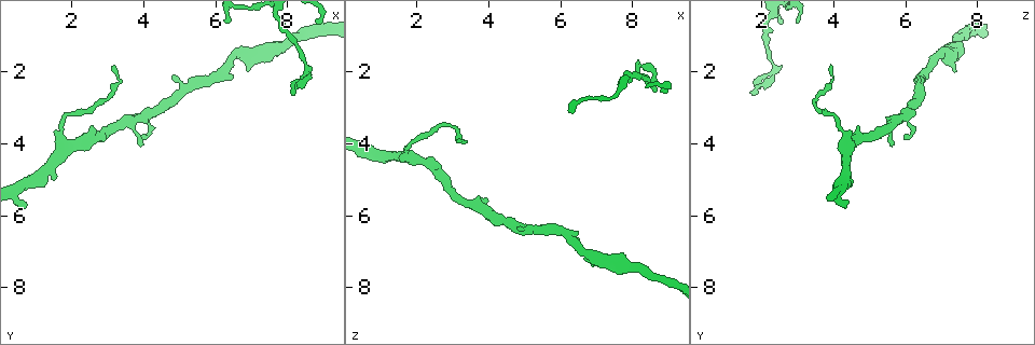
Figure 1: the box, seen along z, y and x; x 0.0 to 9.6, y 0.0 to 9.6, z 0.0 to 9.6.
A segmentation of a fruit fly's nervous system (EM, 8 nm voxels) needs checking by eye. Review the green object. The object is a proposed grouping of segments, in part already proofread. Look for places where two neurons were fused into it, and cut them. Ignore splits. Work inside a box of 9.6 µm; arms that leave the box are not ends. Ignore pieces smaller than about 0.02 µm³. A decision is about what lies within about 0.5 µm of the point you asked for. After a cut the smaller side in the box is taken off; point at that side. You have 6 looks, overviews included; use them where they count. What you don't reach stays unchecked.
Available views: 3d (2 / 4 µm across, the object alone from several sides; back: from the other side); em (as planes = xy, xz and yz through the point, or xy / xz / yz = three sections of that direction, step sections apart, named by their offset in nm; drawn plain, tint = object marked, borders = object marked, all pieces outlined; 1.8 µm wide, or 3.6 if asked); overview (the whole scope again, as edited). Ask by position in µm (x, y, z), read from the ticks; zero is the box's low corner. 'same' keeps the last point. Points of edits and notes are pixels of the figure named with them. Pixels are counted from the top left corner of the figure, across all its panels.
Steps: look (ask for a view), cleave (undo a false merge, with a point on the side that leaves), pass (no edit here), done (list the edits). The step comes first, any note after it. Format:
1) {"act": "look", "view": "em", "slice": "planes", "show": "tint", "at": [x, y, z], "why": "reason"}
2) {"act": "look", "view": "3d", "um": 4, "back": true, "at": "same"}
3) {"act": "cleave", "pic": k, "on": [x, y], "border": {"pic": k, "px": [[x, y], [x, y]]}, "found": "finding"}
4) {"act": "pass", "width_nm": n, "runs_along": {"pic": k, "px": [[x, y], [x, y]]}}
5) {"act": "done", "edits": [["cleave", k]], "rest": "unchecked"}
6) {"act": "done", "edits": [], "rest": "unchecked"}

{"act": "look", "view": "em", "um": 3.6, "slice": "yz", "step": 4, "show": "tint", "at": [1.90, 4.00, 4.45]}

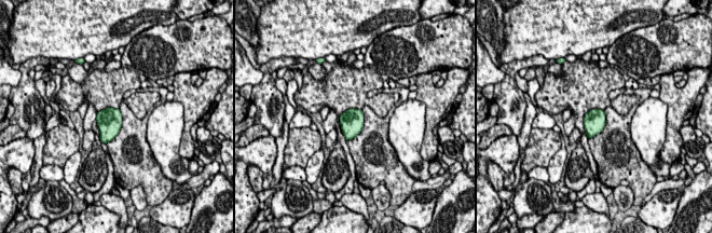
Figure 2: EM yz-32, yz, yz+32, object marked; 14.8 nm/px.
{"act": "look", "view": "em", "um": 3.6, "slice": "planes", "show": "tint", "at": "same"}

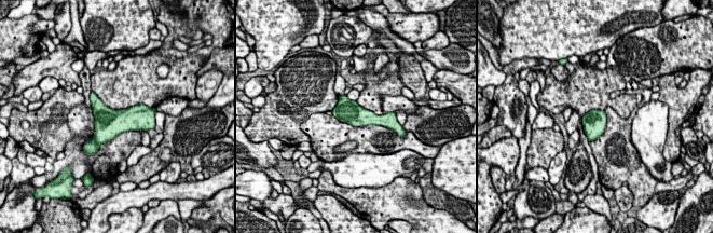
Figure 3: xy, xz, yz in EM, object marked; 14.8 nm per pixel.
{"act": "pass", "found": "one neuron here"}

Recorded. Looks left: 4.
{"act": "look", "view": "em", "um": 3.6, "slice": "yz", "step": 16, "show": "tint", "at": [7.10, 1.55, 7.25], "why": "thick turns thin"}

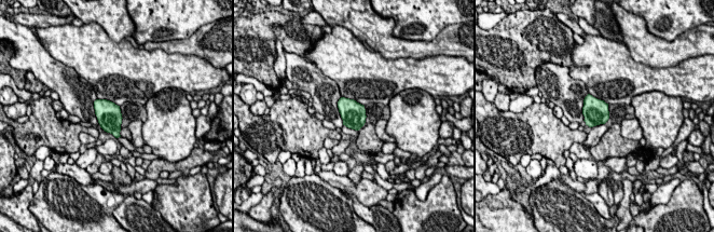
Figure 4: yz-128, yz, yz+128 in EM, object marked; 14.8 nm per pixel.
{"act": "pass", "width_nm": 360, "found": "continuous, no second neuron"}

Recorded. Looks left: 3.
{"act": "look", "view": "3d", "um": 2, "at": [8.55, 2.00, 2.35], "why": "sharp bend"}

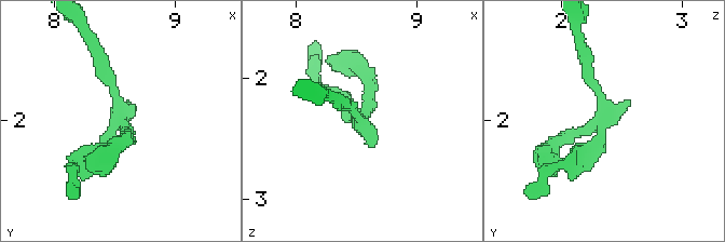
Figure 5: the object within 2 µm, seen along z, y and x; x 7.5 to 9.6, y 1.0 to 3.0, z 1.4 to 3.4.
{"act": "look", "view": "em", "slice": "planes", "show": "tint", "at": [8.52, 2.00, 2.38], "why": "shape alone is not enough"}

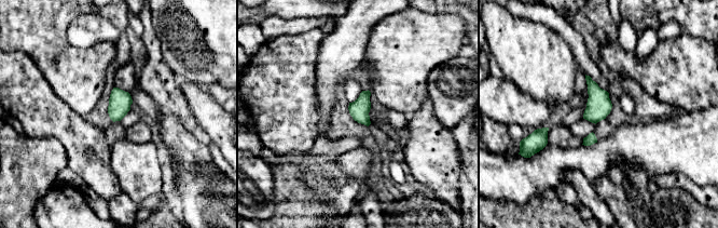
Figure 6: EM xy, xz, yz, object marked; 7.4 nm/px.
{"act": "pass", "width_nm": 150, "found": "all the same neuron"}

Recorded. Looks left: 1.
{"act": "done", "edits": [], "rest": "unchecked"}

